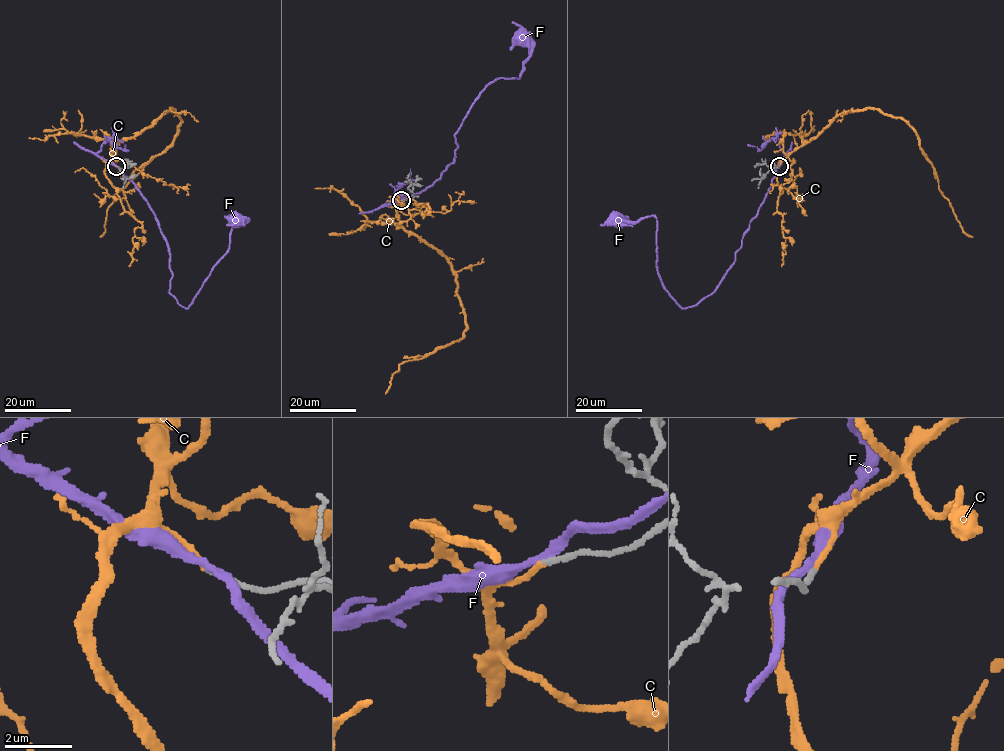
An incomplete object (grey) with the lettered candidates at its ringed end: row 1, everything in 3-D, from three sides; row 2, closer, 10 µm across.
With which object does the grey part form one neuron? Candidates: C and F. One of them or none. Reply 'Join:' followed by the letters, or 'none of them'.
Join: C

